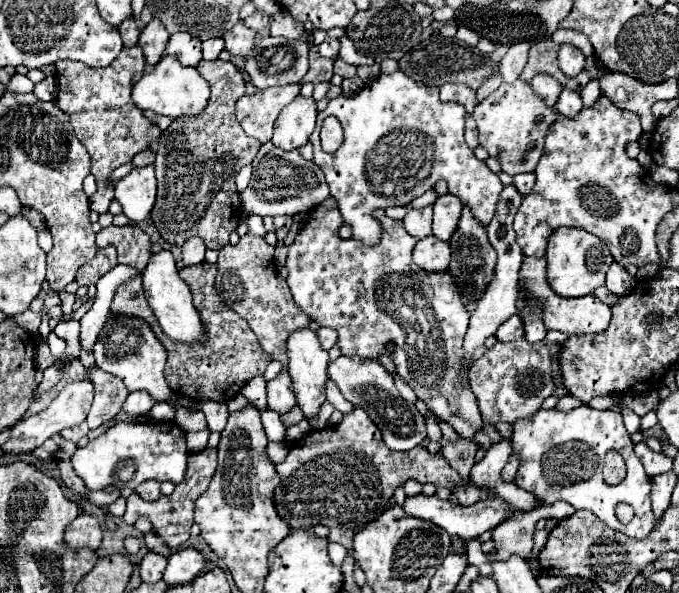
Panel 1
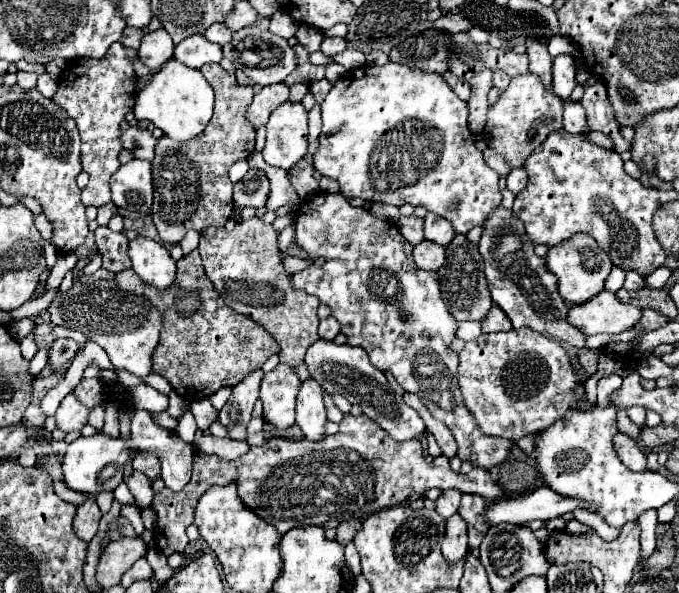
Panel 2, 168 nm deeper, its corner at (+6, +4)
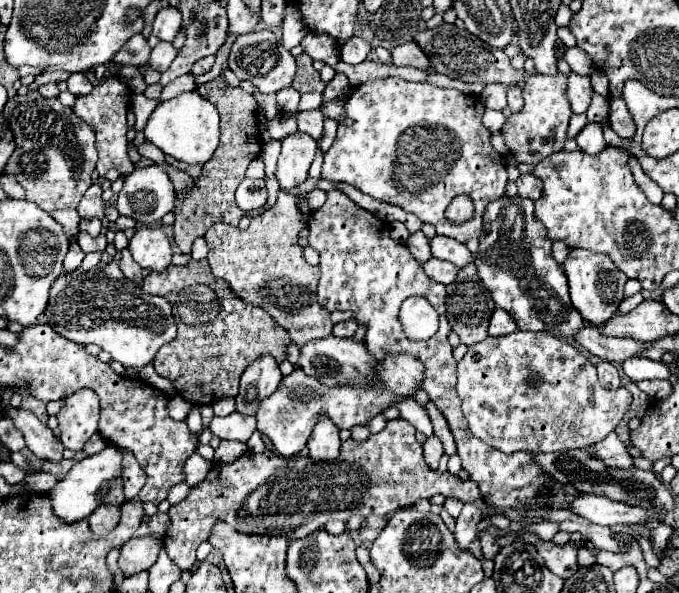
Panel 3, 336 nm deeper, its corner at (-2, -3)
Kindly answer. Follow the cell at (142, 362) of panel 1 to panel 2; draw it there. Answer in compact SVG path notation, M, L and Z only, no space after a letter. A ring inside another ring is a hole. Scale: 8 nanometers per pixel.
M97 280L93 284L73 284L67 292L57 292L53 302L47 306L51 322L63 328L81 330L89 340L97 342L109 356L115 368L129 370L143 378L151 372L151 354L157 346L159 332L163 326L161 312L139 294L123 292L113 280Z

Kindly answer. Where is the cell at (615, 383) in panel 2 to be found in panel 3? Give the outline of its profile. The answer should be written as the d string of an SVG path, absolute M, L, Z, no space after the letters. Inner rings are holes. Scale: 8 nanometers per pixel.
M601 361L597 365L597 373L599 373L599 383L607 389L619 389L621 387L621 379L619 379L619 371L615 365Z

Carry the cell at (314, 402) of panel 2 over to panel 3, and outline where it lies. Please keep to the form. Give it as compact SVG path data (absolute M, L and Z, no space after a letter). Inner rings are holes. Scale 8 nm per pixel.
M323 413L319 415L313 433L309 437L309 457L313 461L335 461L339 455L341 439L339 439L339 427Z

